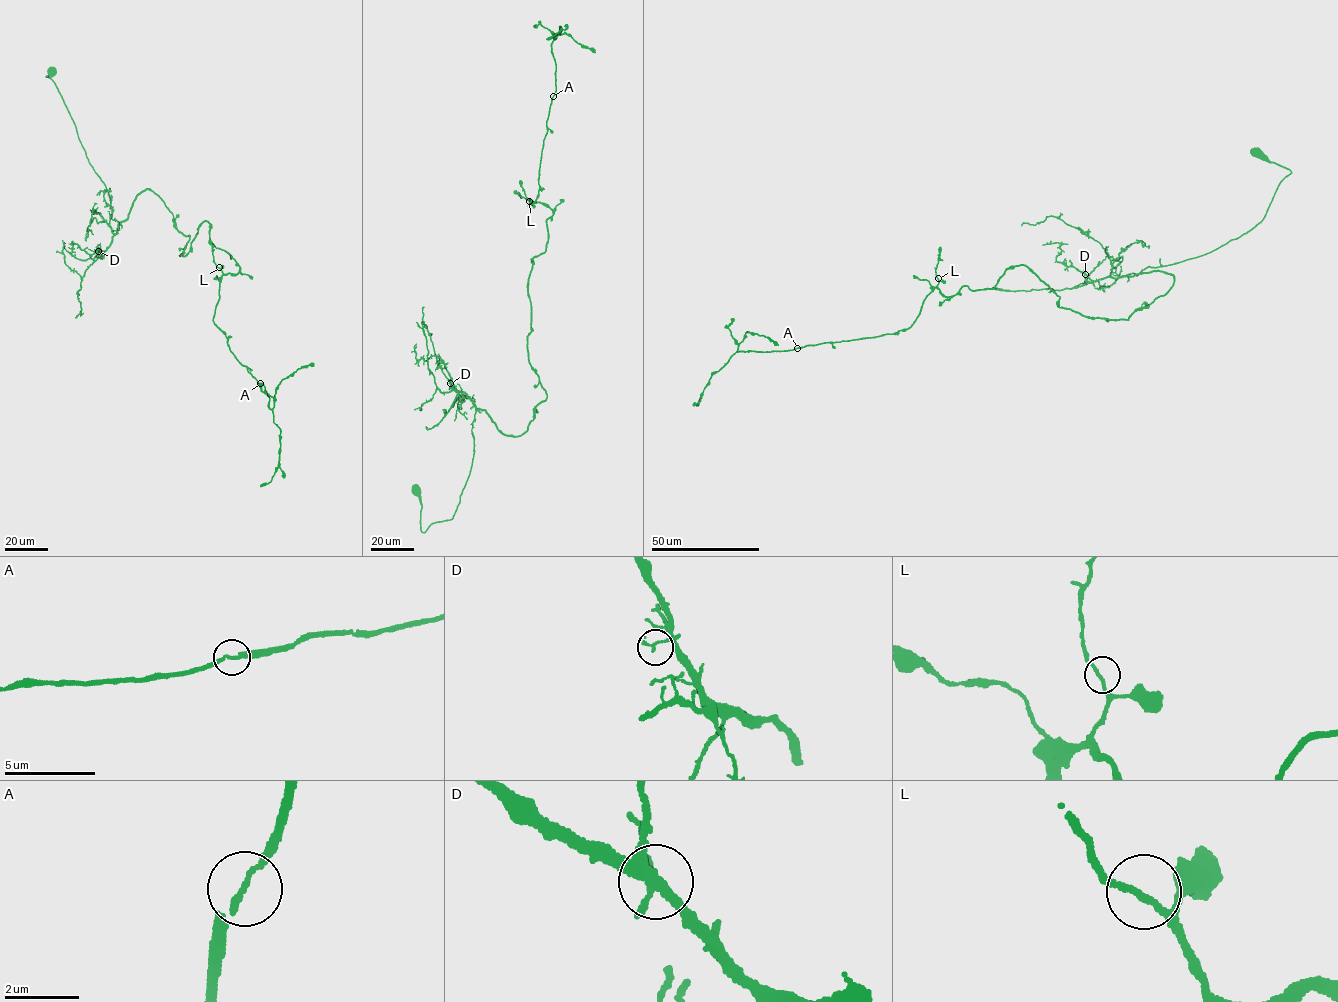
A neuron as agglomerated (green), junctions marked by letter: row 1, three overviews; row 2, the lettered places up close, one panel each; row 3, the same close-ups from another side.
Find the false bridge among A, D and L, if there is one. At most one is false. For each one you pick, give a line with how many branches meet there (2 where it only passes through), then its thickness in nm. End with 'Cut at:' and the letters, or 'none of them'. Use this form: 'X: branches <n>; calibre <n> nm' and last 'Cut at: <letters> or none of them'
Cut at: none of them

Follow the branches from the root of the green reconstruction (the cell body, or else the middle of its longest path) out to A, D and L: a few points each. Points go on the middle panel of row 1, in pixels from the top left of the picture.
A: (417, 489), (422, 532), (452, 518), (476, 410), (516, 436), (547, 396), (553, 96)
D: (417, 489), (422, 532), (430, 524), (452, 518), (472, 464), (472, 424), (476, 410), (467, 394), (450, 383)
L: (417, 489), (422, 532), (452, 518), (476, 410), (516, 436), (547, 396), (527, 284), (553, 211), (529, 201)

